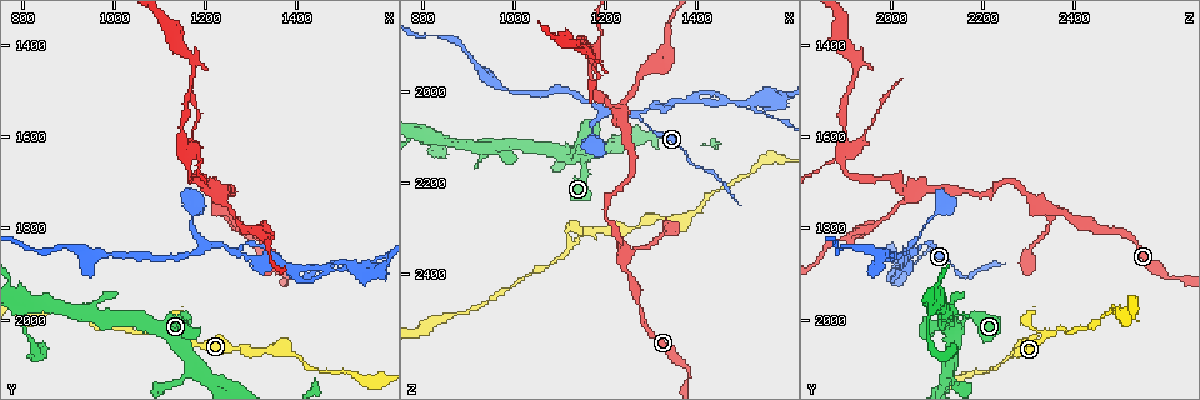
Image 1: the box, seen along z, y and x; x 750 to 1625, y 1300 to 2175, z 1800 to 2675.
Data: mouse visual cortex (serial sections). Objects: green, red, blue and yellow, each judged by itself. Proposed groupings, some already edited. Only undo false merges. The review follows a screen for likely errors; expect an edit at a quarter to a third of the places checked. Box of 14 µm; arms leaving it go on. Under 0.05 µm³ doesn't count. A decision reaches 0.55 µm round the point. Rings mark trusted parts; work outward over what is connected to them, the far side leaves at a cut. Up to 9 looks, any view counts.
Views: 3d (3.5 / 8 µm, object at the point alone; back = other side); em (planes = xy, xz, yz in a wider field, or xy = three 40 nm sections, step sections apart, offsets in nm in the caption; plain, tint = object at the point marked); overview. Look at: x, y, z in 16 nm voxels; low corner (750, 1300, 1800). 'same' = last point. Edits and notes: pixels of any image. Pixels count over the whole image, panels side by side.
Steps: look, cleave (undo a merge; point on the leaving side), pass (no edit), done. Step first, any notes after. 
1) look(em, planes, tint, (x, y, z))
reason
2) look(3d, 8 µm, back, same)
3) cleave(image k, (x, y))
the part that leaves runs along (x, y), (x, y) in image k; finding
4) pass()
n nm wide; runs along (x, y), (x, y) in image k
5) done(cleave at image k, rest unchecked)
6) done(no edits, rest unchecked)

look(3d, 3.5 µm, (1240, 1770, 2385))
three-way junction

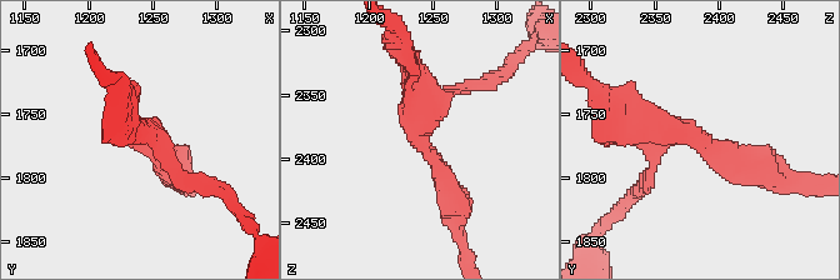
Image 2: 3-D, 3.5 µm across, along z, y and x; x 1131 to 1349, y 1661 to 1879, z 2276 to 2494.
look(em, xy, step 2, plain, (1236, 1764, 2380))
3 arms; arms of 200, 300, 300 nm

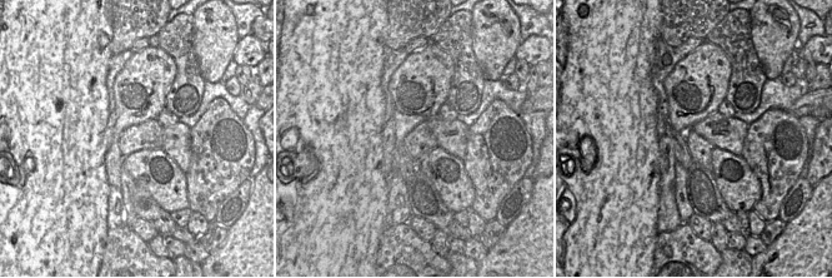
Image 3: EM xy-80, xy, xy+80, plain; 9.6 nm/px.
look(em, xy, step 2, tint, same)
where the object lies

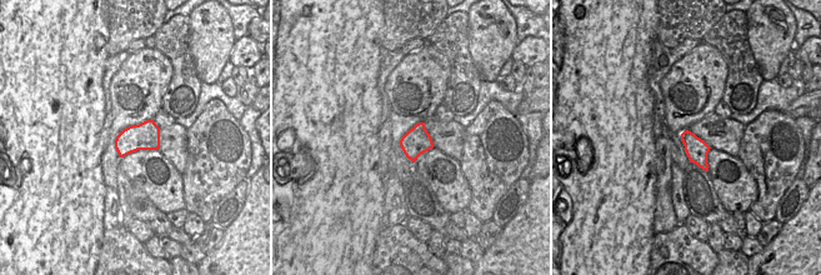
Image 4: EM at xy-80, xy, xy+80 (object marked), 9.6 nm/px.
pass()
260 nm wide; runs along (451, 195), (413, 131), (405, 55) in image 2; one cell here

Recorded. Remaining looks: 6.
look(3d, 3.5 µm, (1265, 1850, 2060))
abrupt turn

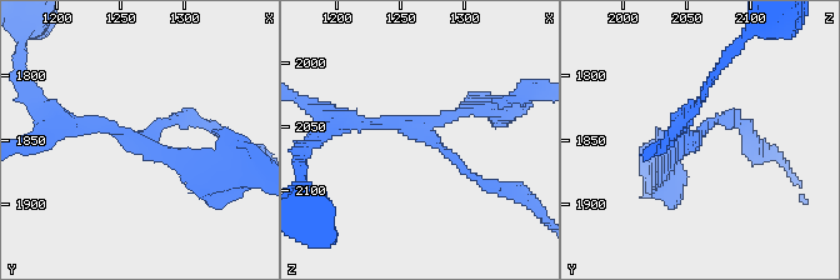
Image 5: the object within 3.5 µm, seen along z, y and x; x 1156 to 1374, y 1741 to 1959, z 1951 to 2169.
look(em, planes, tint, (1270, 1850, 2058))
need the tissue

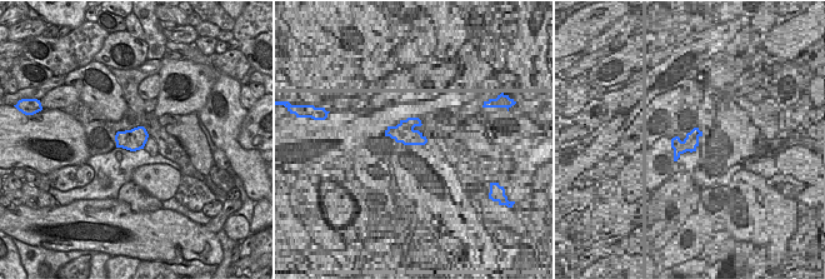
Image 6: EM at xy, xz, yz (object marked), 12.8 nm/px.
cleave(image 5, (191, 155))
the part that leaves runs along (85, 129), (50, 125), (35, 136) in image 5; a second cell is stuck on

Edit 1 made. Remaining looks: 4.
look(3d, 8 µm, (1235, 1730, 2040))

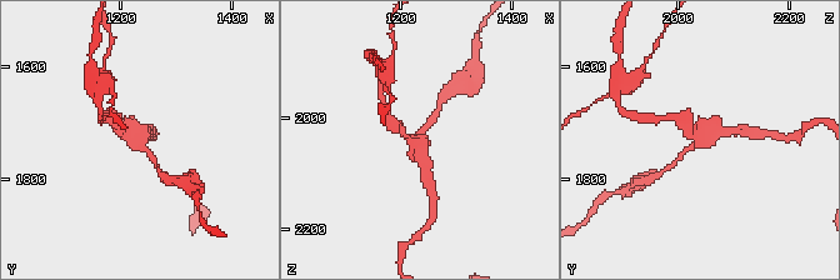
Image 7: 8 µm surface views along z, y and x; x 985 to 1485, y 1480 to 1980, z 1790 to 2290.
look(3d, 3.5 µm, (1225, 1725, 2045))
zoom in

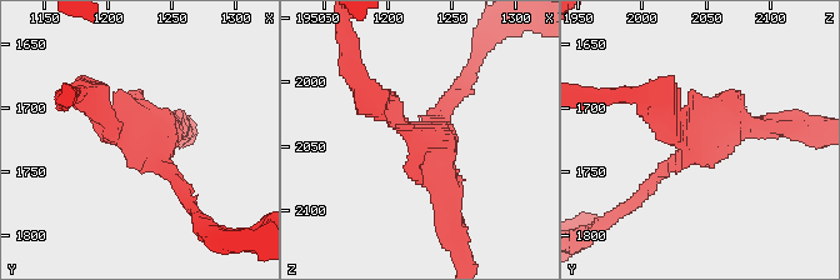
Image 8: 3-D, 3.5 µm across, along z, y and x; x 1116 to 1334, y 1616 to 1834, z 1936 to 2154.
look(em, xy, step 3, tint, (1234, 1726, 2044))

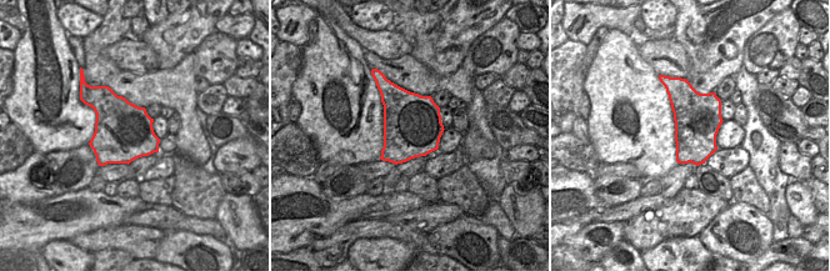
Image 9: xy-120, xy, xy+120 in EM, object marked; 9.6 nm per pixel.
pass()
runs along (451, 211), (435, 144), (374, 100) in image 8; continuous, no second cell

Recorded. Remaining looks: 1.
done(cleave at image 5, rest unchecked)

